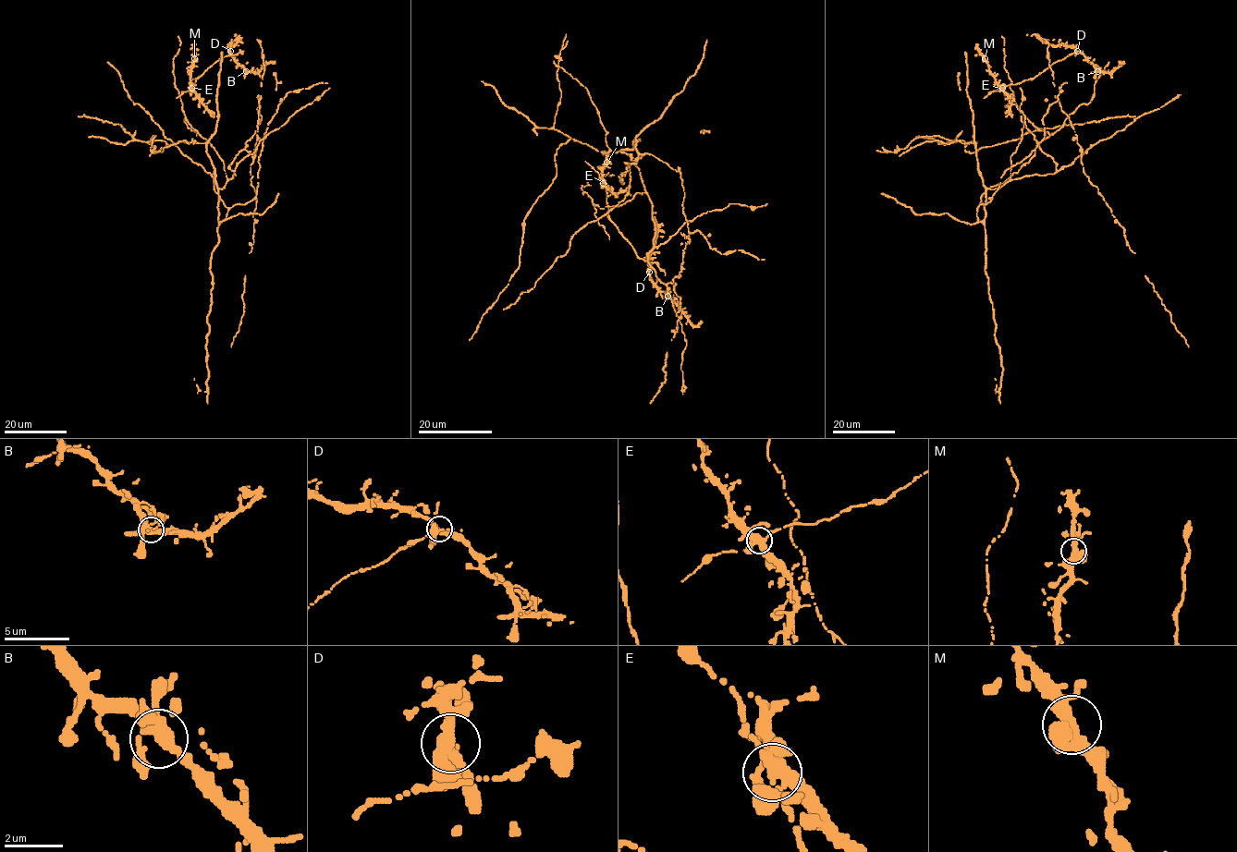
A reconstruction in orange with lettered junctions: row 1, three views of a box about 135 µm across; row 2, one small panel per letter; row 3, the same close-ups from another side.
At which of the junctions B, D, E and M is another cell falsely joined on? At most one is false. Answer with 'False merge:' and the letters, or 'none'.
False merge: none

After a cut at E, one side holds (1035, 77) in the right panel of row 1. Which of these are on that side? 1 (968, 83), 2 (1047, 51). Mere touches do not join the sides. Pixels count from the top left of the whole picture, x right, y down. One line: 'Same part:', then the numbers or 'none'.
Same part: none

